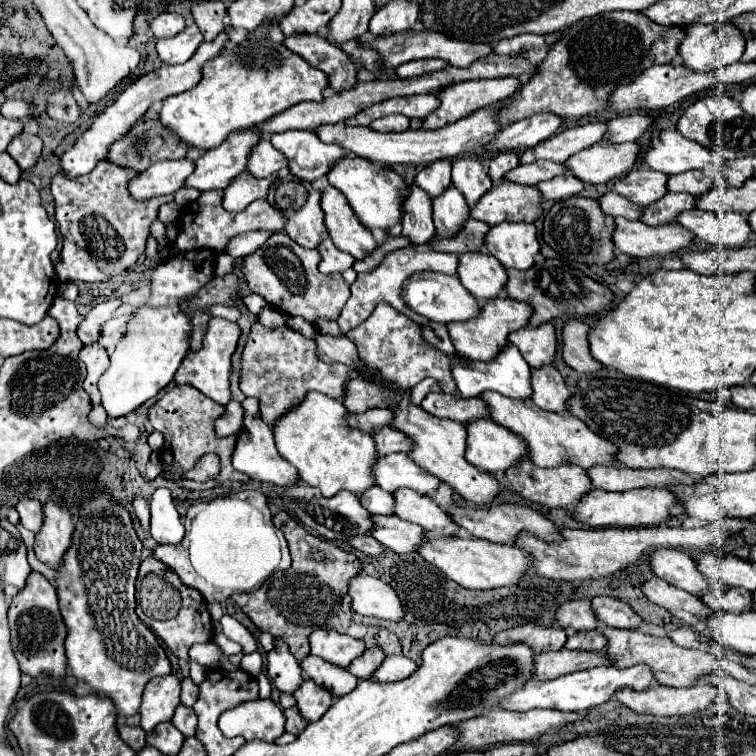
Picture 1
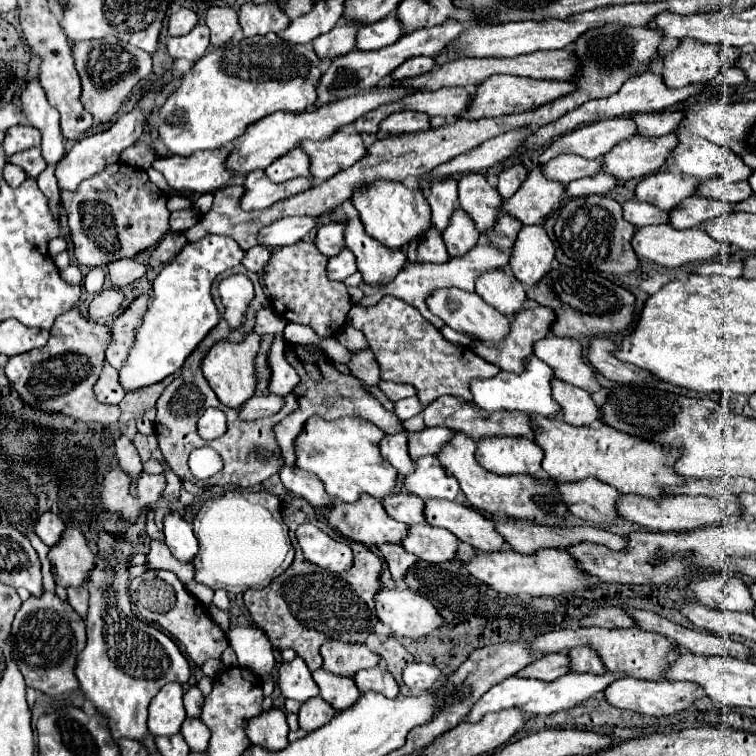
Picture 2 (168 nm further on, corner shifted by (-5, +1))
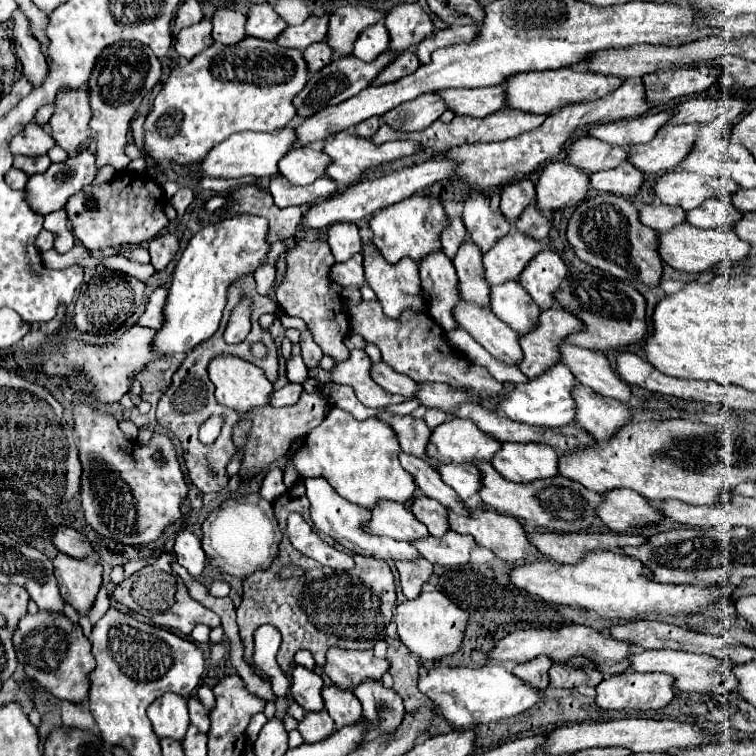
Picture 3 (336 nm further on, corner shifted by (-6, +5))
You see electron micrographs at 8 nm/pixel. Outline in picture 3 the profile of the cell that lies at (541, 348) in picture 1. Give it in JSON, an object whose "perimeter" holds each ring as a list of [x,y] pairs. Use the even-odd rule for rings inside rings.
{"perimeter":[[[563,343],[563,363],[573,371],[581,385],[591,387],[599,395],[623,403],[631,399],[631,387],[619,375],[615,375],[611,363],[603,353]]]}

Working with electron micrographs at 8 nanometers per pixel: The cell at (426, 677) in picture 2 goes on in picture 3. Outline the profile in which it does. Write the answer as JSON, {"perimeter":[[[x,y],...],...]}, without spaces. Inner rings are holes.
{"perimeter":[[[485,665],[477,669],[435,667],[427,675],[419,677],[419,691],[425,693],[435,707],[439,707],[439,713],[455,729],[515,717],[543,697],[543,691],[531,691],[531,687],[527,687],[521,679],[515,679],[515,675],[511,675],[503,665]]]}

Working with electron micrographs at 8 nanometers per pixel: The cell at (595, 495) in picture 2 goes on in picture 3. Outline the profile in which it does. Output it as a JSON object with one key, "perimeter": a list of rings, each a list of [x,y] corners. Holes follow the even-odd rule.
{"perimeter":[[[627,489],[611,491],[611,495],[605,495],[605,501],[599,505],[599,517],[611,531],[627,533],[635,527],[659,523],[663,513],[639,493]]]}

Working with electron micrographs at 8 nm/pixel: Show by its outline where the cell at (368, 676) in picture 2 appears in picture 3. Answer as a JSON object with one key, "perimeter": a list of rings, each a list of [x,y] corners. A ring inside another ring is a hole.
{"perimeter":[[[379,681],[361,683],[355,687],[353,695],[363,705],[363,717],[379,727],[381,733],[393,735],[399,723],[403,721],[405,709],[403,701],[393,689],[385,689]]]}

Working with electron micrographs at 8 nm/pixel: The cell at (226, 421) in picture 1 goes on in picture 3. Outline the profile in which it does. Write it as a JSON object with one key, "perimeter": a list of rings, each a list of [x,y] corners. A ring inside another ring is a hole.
{"perimeter":[[[289,383],[279,391],[273,391],[271,395],[271,405],[273,407],[285,407],[285,405],[295,405],[303,393],[303,387],[299,383]]]}

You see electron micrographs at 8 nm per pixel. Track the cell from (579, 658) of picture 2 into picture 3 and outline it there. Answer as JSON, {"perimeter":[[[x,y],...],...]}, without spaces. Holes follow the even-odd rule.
{"perimeter":[[[559,663],[551,665],[549,669],[549,687],[555,689],[575,689],[579,685],[589,685],[589,687],[597,687],[603,681],[603,675],[599,671],[593,669],[569,669],[563,667]]]}

